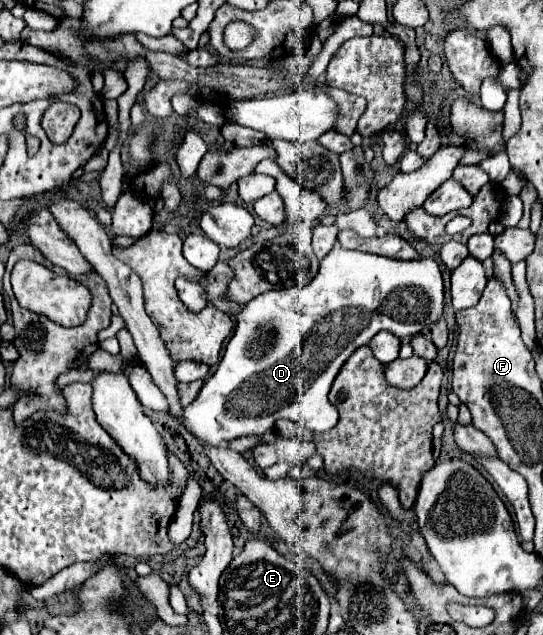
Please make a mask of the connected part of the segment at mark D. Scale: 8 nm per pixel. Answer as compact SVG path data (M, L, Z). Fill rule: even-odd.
M335 246L321 260L319 274L307 286L265 292L243 306L217 372L205 382L197 400L185 408L181 422L193 436L213 446L227 444L239 436L261 436L279 418L299 422L311 432L327 432L325 428L331 430L339 420L337 408L329 402L327 394L341 364L379 330L389 330L399 338L411 338L423 326L437 322L441 314L443 280L435 260L419 258L401 262Z

